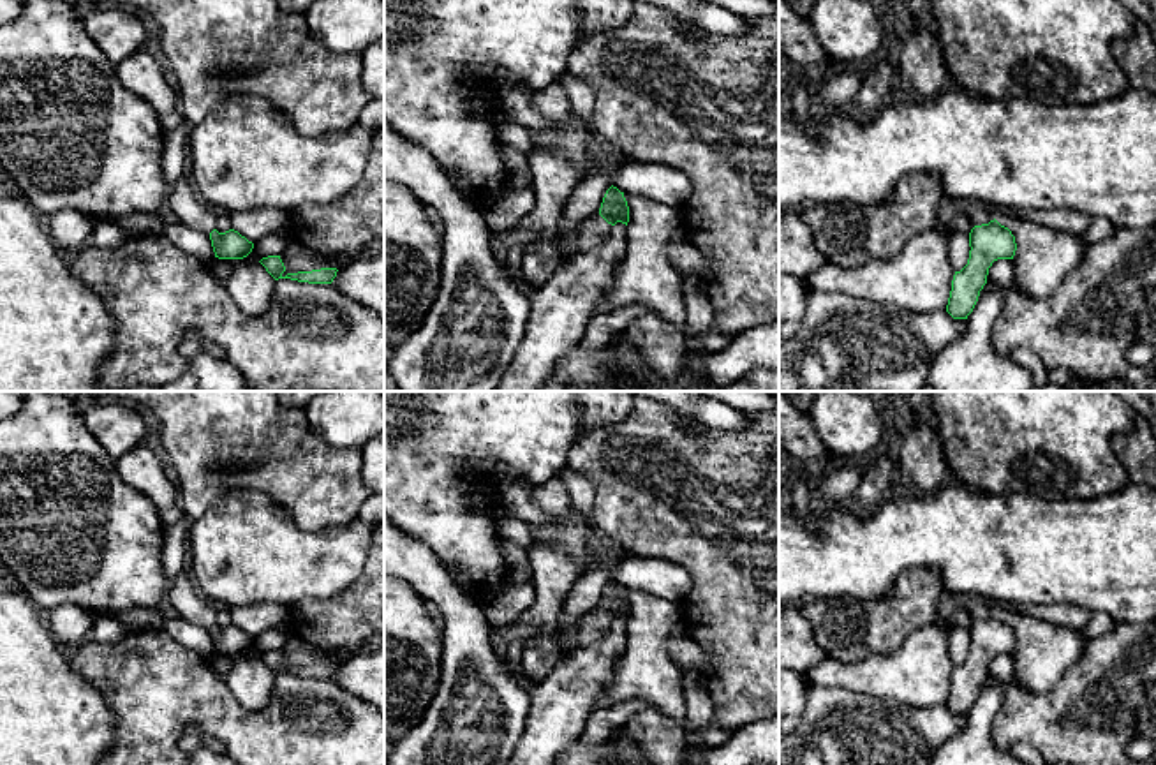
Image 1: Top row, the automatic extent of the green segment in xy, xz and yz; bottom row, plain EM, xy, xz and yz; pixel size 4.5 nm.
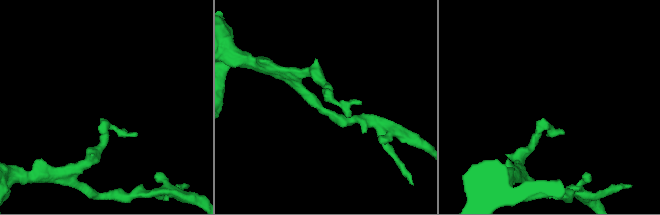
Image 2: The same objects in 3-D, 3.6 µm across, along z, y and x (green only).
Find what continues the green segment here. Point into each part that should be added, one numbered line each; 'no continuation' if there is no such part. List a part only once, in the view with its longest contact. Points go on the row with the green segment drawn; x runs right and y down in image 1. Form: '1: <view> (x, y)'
1: xz (594, 230)

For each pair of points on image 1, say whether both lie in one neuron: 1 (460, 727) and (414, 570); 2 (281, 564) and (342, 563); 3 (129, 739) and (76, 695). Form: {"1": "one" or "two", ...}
{"1": "one", "2": "one", "3": "two"}

